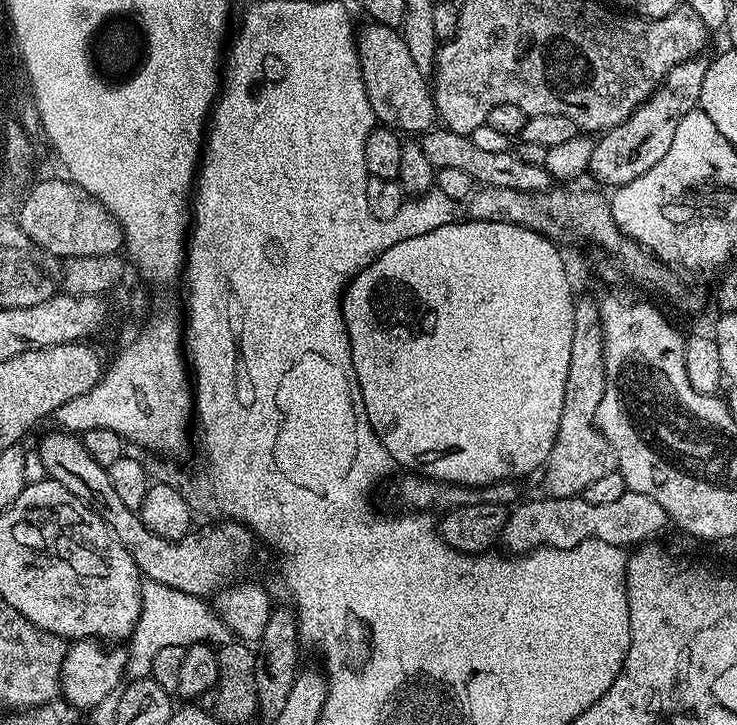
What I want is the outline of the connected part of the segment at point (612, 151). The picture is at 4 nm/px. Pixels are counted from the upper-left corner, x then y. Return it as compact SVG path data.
M704 58L687 60L674 66L649 100L640 104L638 110L626 118L626 122L599 133L590 154L590 176L615 190L634 182L634 178L642 178L646 170L652 169L670 150L674 134L678 131L678 122L682 122L690 110L698 107L707 69L708 60Z

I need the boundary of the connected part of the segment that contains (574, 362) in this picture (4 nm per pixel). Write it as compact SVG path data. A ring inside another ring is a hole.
M594 299L576 300L574 310L574 339L570 341L570 371L566 373L566 398L562 398L562 418L558 418L558 434L554 438L554 446L548 455L548 463L542 469L544 488L548 496L578 496L595 482L614 471L612 451L606 438L596 425L598 402L602 402L604 393L604 331L600 321L600 305Z

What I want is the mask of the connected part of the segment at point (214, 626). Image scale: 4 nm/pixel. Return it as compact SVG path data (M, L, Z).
M141 579L140 613L127 645L124 675L129 681L147 680L152 675L154 654L166 646L189 648L191 644L212 641L215 636L233 636L231 630L220 621L207 599L192 594L182 594L174 586L162 586L162 582Z

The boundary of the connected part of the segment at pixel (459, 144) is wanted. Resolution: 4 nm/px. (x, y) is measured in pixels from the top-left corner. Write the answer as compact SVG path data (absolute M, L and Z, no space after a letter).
M443 126L423 133L422 147L433 169L462 170L464 173L470 174L470 178L477 185L486 188L518 190L519 192L546 192L554 184L552 176L548 173L545 165L522 162L520 156L517 156L515 151L512 150L507 152L482 150L478 146L474 146L471 136L454 134Z

